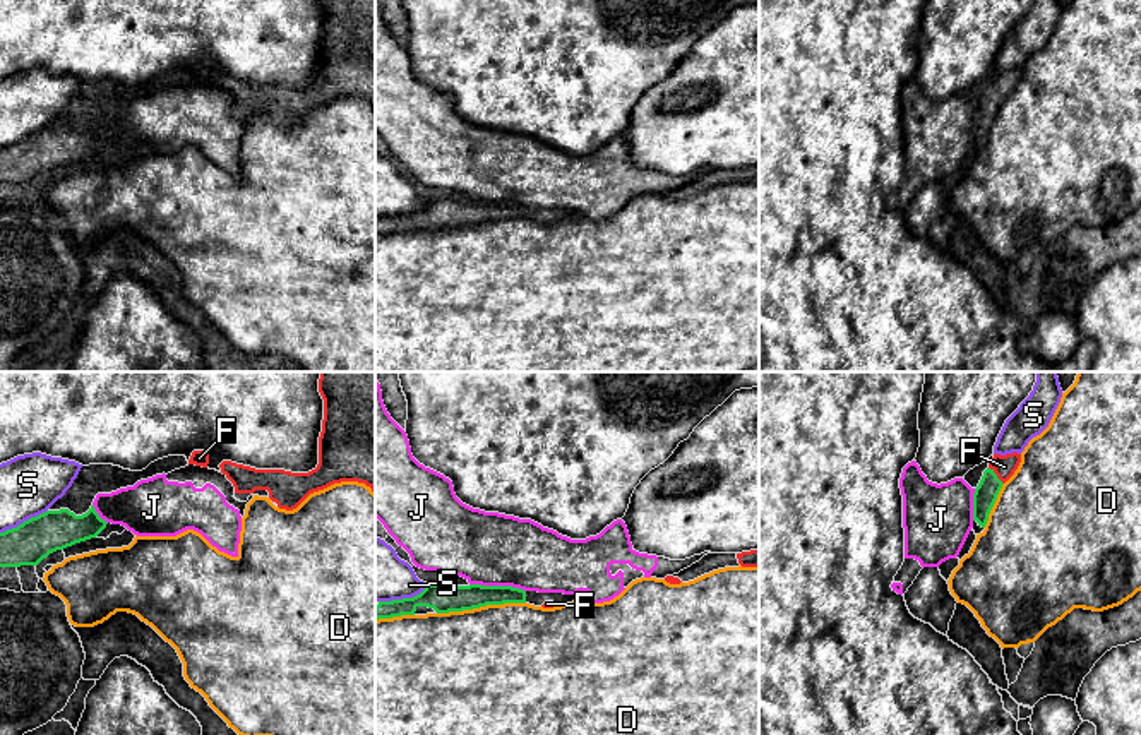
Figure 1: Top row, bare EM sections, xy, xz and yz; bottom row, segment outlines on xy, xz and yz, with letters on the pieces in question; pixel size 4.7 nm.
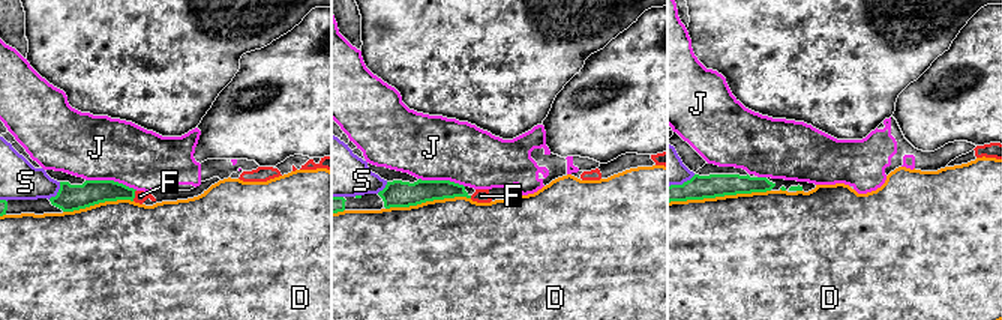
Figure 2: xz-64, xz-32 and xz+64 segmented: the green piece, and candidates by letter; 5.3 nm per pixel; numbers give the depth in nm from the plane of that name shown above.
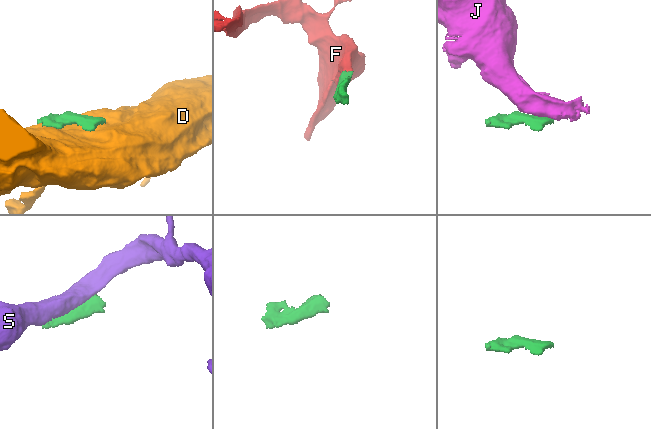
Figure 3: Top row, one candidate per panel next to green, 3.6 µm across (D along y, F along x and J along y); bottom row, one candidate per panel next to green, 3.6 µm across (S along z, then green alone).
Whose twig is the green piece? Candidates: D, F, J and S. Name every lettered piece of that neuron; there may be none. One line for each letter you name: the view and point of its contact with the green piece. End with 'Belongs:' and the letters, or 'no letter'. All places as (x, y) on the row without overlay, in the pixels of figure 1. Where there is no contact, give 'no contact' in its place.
F: contact yz (996, 91)
Belongs: F

